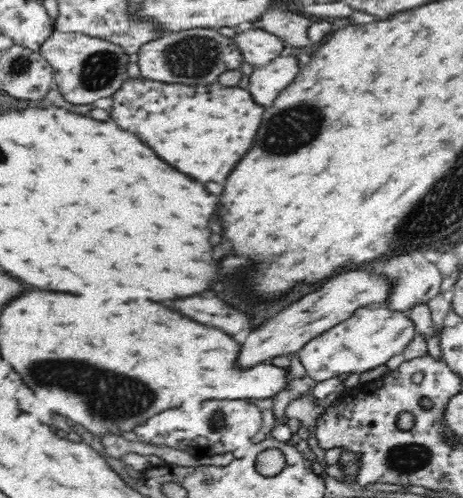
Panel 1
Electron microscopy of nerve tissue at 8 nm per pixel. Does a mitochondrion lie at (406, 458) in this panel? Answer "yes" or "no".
yes

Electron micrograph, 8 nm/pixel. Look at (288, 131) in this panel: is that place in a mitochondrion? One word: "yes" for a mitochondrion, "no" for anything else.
yes

